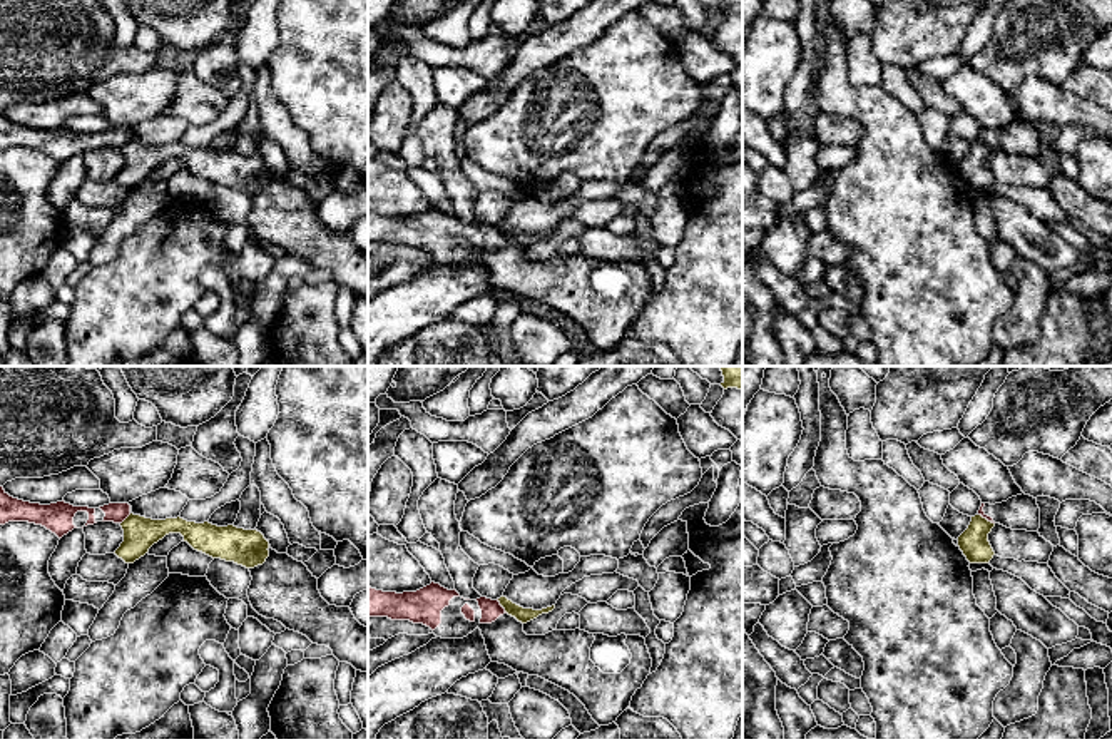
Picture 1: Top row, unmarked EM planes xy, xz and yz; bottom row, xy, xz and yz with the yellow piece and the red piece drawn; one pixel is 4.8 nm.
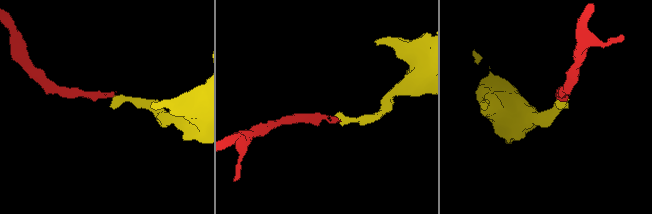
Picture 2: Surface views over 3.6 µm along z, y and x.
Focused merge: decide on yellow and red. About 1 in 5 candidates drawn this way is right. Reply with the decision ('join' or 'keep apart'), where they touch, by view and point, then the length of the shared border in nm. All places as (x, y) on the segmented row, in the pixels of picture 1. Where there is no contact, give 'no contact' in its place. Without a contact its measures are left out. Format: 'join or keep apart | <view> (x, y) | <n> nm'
keep apart | xz (500, 604) | 90 nm

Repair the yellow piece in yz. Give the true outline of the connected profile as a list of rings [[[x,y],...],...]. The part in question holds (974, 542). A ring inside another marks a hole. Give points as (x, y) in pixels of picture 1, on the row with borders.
[[[982,515],[972,517],[968,528],[958,537],[958,547],[970,563],[988,563],[995,552],[988,542],[988,533],[995,523]]]

